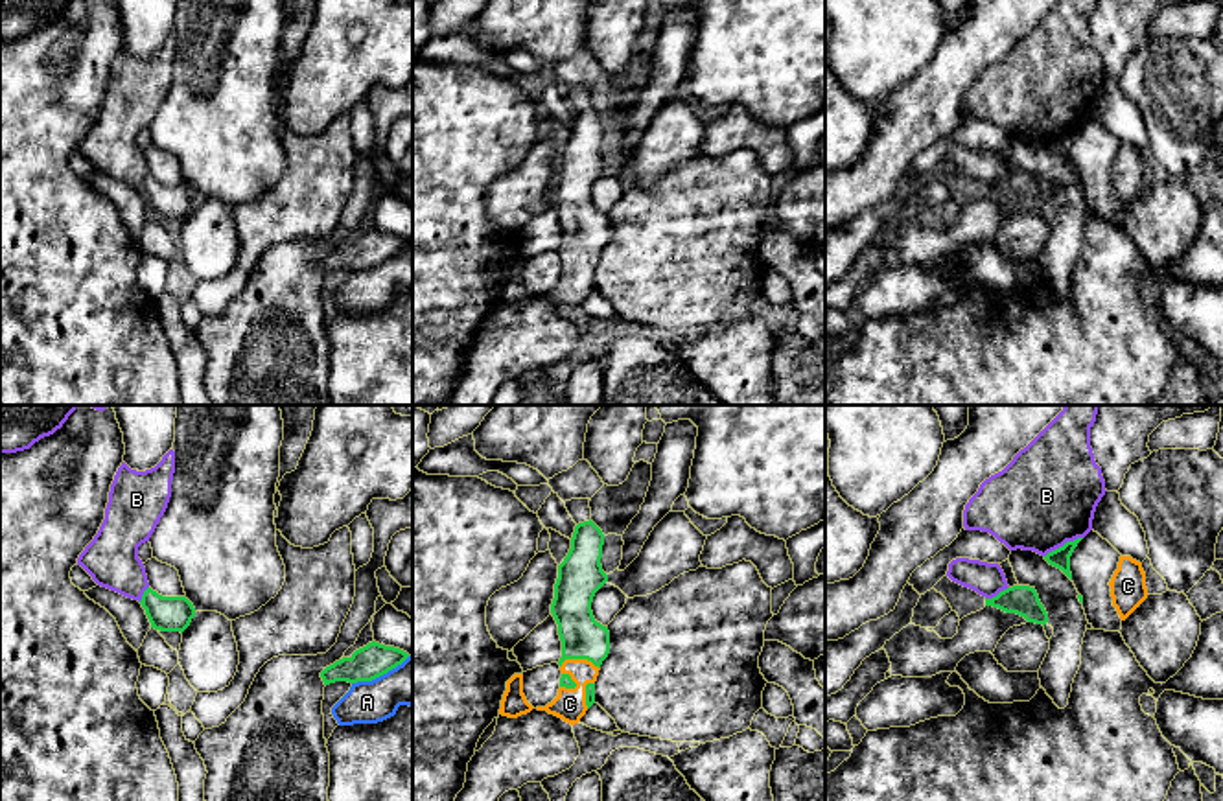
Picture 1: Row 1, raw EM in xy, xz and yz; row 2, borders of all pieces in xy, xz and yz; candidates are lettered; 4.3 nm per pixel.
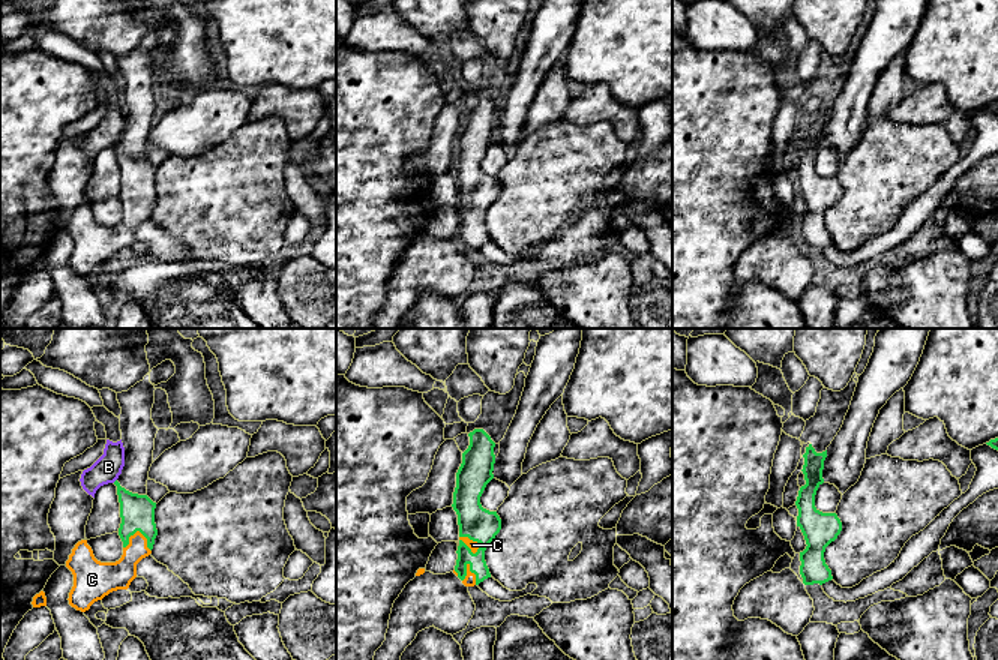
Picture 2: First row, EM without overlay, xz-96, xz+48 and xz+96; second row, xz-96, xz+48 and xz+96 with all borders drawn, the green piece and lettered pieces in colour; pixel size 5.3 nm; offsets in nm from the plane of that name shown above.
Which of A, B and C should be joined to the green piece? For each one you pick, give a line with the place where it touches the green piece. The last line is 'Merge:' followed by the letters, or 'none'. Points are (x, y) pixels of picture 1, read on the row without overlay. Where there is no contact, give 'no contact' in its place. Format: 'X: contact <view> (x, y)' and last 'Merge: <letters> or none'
C: contact xz (581, 245)
Merge: C

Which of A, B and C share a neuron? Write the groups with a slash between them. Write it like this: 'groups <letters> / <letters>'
groups A / B / C

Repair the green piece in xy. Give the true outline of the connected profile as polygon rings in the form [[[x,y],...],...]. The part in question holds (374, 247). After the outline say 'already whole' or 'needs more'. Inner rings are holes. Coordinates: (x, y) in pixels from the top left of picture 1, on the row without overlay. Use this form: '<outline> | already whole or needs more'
[[[376,228],[355,238],[350,245],[343,245],[320,260],[324,273],[335,269],[372,269],[396,256],[409,245],[407,239],[385,234]]] | already whole

